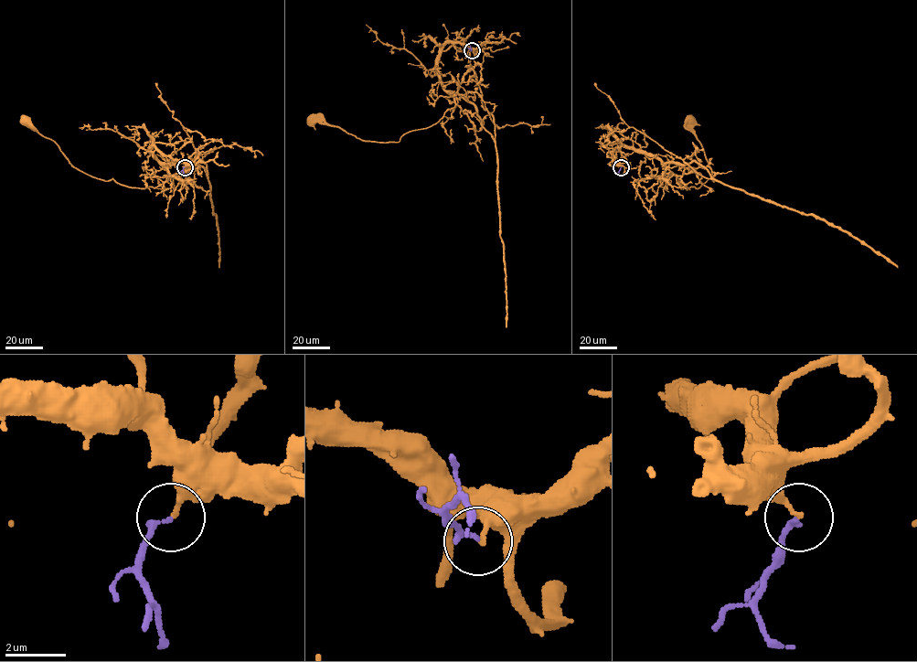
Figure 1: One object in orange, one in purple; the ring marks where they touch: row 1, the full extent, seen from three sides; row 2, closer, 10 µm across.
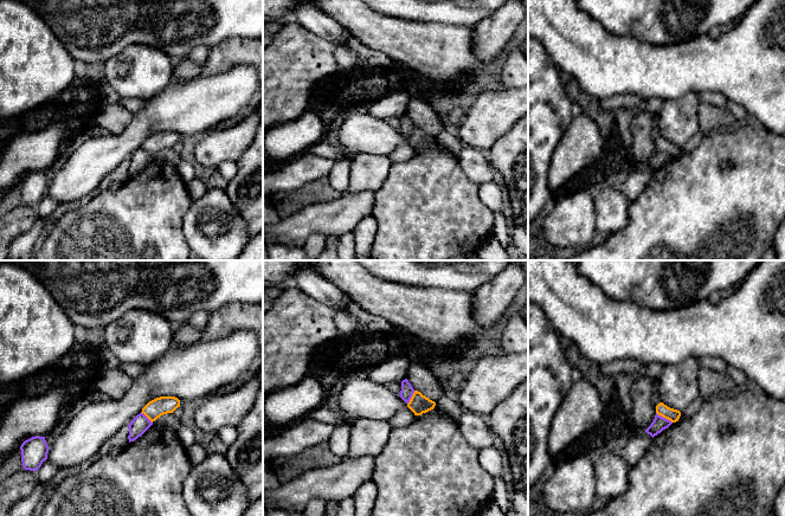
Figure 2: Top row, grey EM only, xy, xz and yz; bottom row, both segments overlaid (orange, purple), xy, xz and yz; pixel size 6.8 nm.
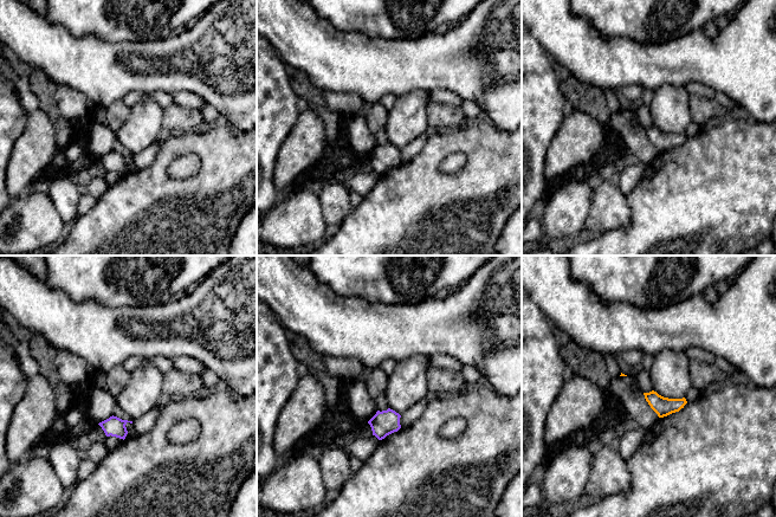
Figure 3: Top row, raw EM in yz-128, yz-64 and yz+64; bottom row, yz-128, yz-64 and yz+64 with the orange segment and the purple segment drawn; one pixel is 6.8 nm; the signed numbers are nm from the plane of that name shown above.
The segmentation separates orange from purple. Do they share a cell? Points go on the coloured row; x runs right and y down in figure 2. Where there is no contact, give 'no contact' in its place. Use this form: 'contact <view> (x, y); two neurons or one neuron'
contact yz (664, 417); two neurons

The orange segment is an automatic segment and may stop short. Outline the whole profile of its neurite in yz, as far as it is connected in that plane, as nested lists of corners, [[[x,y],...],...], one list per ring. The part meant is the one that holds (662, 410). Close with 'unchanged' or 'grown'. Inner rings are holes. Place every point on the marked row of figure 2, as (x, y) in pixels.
[[[659,402],[656,406],[656,413],[658,415],[670,420],[671,423],[678,421],[678,419],[681,417],[681,412],[680,411],[670,408],[667,405],[664,405],[663,402]]] | unchanged

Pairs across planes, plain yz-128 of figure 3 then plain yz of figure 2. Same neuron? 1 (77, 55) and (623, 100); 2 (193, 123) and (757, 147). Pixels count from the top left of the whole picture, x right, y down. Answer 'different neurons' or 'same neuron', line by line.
1: different neurons
2: different neurons

